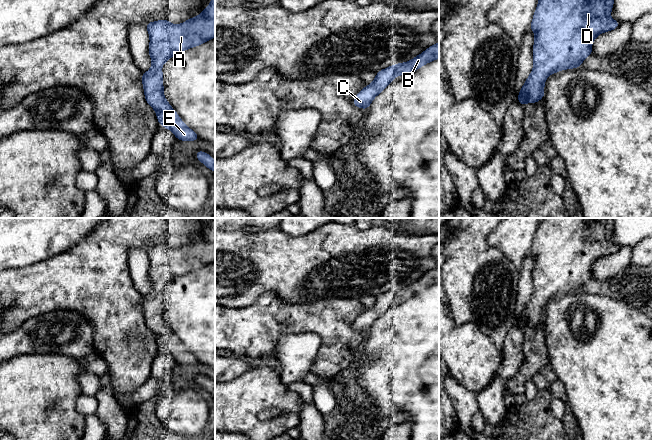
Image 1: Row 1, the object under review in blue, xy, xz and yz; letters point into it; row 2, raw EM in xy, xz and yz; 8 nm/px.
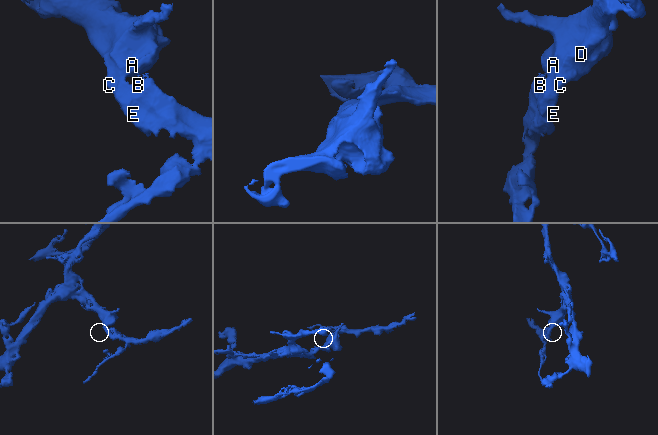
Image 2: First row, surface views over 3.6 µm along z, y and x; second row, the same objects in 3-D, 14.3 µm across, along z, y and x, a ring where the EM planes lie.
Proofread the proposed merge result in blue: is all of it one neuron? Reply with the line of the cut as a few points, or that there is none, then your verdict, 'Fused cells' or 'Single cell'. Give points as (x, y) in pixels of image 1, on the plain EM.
No split. Single cell

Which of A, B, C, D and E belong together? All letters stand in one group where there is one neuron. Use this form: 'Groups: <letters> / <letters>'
Groups: A B C D E

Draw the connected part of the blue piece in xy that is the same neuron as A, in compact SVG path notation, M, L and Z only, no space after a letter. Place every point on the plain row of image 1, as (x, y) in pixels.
M215 219L202 238L182 248L174 249L162 243L145 250L150 261L149 279L152 286L152 291L142 297L146 326L155 334L159 348L173 356L178 364L199 364L199 360L184 348L165 323L161 291L176 278L215 261Z

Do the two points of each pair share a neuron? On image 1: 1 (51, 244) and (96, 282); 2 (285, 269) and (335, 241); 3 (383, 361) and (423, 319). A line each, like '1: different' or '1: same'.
1: different
2: same
3: same

